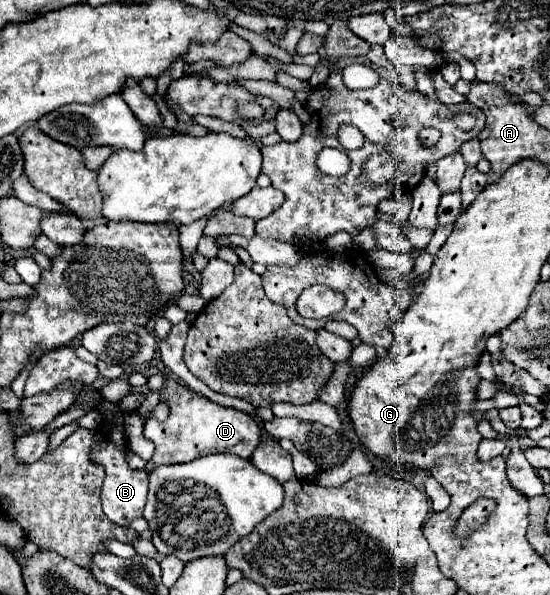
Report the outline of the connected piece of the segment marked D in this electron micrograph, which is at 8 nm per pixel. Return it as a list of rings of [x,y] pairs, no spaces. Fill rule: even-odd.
[[[164,376],[160,400],[170,408],[168,418],[164,422],[150,418],[144,424],[144,436],[156,444],[156,452],[152,456],[154,464],[182,464],[216,452],[230,452],[240,458],[250,458],[256,444],[260,442],[262,430],[252,416],[236,408],[220,406],[202,394],[190,392],[170,376]]]

